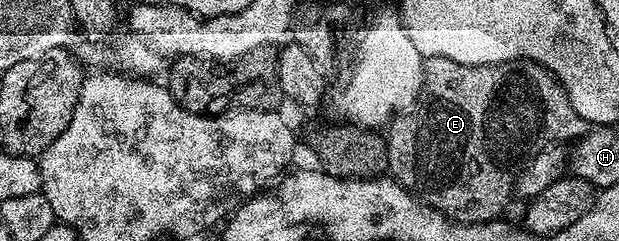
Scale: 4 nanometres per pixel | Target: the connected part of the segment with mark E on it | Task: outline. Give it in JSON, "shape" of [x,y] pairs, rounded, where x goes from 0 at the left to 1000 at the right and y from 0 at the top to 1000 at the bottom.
{"shape":[[[691,237],[683,261],[683,369],[677,382],[674,432],[658,481],[633,498],[622,552],[627,635],[625,697],[630,730],[643,751],[659,801],[670,805],[685,851],[708,867],[730,917],[743,917],[753,934],[777,934],[811,905],[813,863],[826,834],[826,801],[829,817],[834,797],[840,718],[869,635],[901,606],[905,593],[916,593],[910,585],[927,589],[952,548],[952,506],[939,477],[932,477],[908,344],[885,286],[863,270],[859,253],[817,253],[808,270],[746,270],[745,261],[732,261],[732,245]]]}

